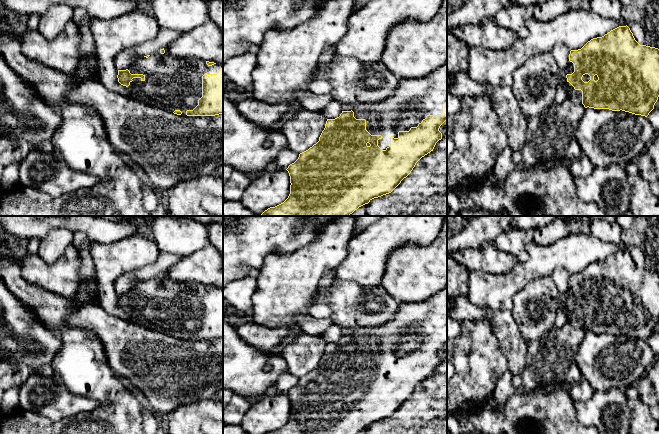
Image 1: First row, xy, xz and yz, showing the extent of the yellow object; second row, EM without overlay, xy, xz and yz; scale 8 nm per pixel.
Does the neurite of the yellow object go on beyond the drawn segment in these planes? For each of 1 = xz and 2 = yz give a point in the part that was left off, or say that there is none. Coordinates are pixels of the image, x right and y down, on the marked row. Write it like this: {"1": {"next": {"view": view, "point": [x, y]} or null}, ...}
{"1": {"next": {"view": "xz", "point": [415, 98]}}, "2": {"next": {"view": "yz", "point": [575, 96]}}}

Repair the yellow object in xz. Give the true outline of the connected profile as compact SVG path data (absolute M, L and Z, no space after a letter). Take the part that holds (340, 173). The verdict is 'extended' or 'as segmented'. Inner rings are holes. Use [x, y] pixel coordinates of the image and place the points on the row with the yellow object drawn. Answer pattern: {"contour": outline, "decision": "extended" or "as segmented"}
{"contour": "M447 63L436 71L422 78L398 78L395 93L382 102L358 103L351 111L342 111L339 117L327 119L319 141L308 150L299 154L298 159L286 169L290 176L290 194L281 204L270 207L259 216L349 216L359 207L368 204L372 199L391 193L406 178L416 163L433 151L436 143L442 139L440 126L447 120Z", "decision": "extended"}

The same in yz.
{"contour": "M627 25L619 26L602 37L591 39L581 49L571 50L567 67L559 71L558 84L566 88L568 99L585 108L622 110L647 117L659 97L659 49L640 45Z", "decision": "extended"}

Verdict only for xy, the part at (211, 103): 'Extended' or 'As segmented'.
Extended

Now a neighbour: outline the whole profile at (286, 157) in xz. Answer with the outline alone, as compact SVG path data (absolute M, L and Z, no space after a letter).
M283 149L276 157L275 164L278 169L287 169L288 166L294 163L299 157L299 154L290 150Z

